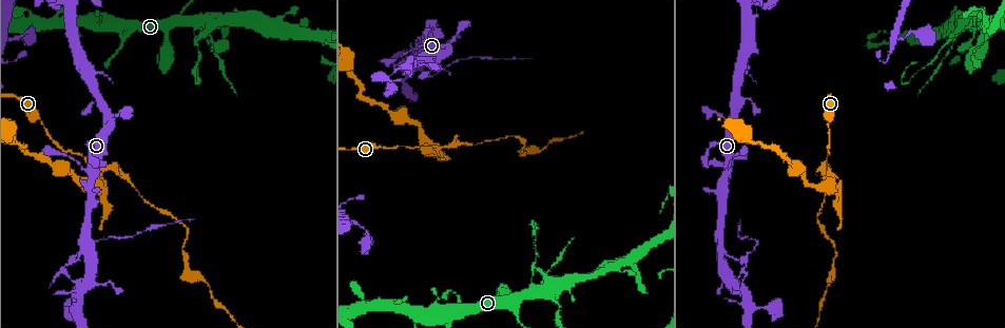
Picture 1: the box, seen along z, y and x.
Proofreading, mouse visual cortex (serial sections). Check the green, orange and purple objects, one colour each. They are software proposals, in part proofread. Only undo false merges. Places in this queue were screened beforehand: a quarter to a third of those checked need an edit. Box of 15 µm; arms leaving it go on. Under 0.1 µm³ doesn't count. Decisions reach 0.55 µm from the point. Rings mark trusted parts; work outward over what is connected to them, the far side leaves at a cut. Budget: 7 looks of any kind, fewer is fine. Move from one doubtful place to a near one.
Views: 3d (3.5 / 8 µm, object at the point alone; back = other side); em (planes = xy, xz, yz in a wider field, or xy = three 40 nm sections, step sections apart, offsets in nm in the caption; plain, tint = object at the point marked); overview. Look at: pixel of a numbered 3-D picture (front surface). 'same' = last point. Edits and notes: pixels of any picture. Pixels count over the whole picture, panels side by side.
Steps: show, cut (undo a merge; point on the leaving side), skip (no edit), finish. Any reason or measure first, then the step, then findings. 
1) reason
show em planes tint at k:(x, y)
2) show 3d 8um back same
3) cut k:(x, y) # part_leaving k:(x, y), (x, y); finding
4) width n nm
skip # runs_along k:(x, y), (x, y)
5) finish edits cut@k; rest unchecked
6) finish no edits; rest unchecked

arms part here
show 3d 3.5um at 1:(719, 246)

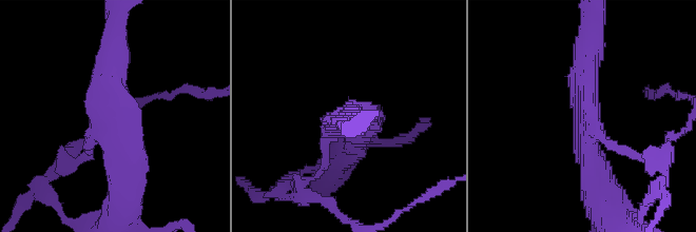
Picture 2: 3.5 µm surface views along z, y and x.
show em xy step 3 tint at 2:(590, 121)

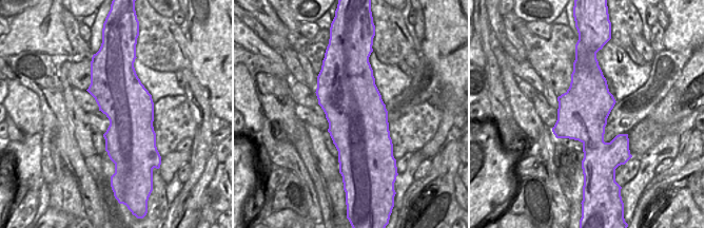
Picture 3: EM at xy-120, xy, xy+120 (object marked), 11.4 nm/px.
skip # runs_along 2:(115, 51), (121, 190); one cell here

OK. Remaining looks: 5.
sharp bend
show 3d 8um at 1:(66, 309)

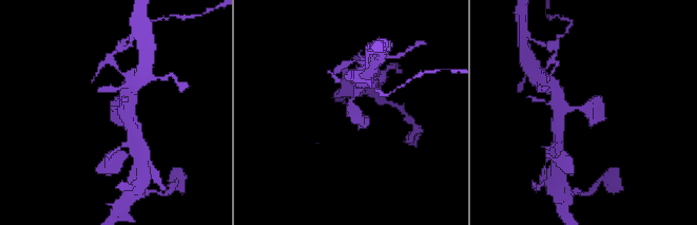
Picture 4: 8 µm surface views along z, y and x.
zoom in
show 3d 3.5um at 4:(353, 105)

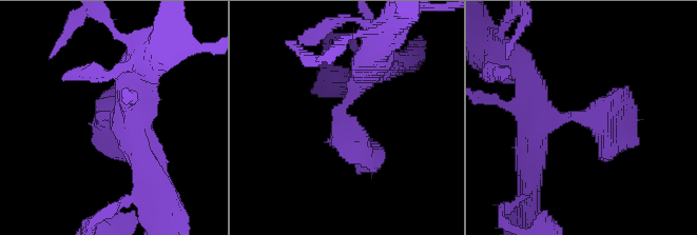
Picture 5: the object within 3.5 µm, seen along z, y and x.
show em xy step 1 tint at 5:(342, 123)

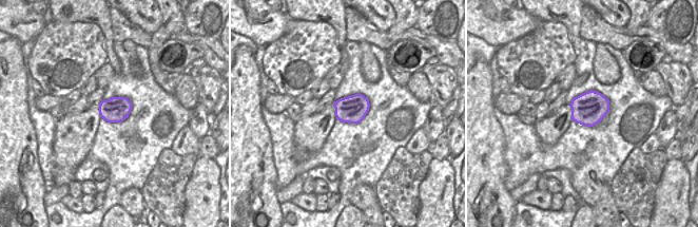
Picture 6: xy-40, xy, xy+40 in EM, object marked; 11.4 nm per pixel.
skip # runs_along 5:(534, 103), (639, 144); all the same cell

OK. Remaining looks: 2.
sharp bend
show 3d 3.5um at 1:(828, 172)

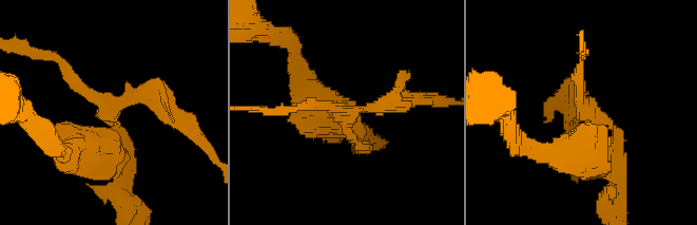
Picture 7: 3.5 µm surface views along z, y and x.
shape alone is not enough
show em xy step 5 tint at 7:(346, 111)

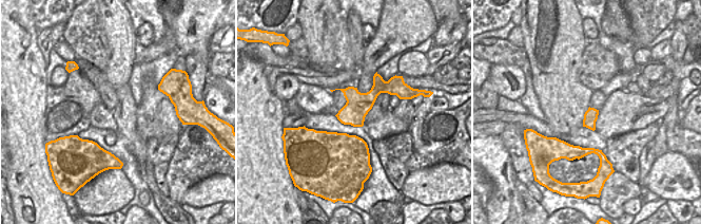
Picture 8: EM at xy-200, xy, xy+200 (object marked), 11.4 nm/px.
arm_widths 150, 200, 250, 350 nm
cut 7:(116, 157) # part_leaving 7:(109, 129), (105, 148), (60, 148); two cells meet here

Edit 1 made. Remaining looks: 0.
finish edits cut@7; rest unchecked

